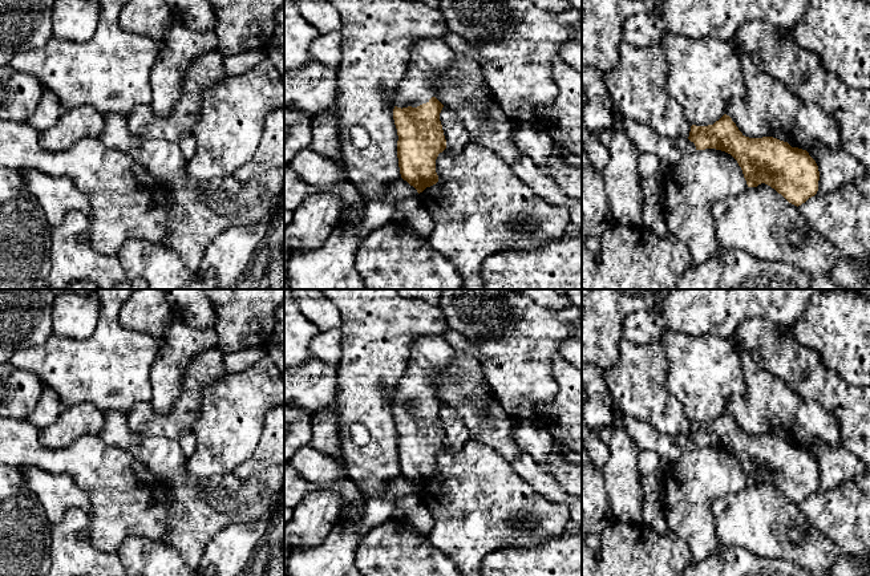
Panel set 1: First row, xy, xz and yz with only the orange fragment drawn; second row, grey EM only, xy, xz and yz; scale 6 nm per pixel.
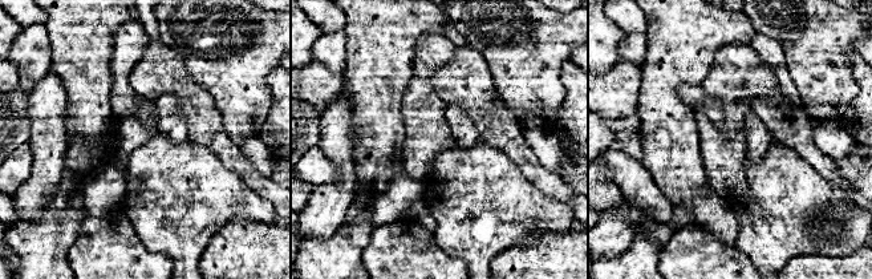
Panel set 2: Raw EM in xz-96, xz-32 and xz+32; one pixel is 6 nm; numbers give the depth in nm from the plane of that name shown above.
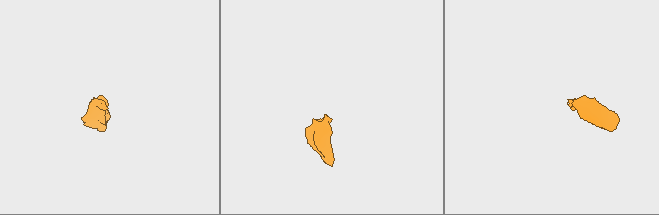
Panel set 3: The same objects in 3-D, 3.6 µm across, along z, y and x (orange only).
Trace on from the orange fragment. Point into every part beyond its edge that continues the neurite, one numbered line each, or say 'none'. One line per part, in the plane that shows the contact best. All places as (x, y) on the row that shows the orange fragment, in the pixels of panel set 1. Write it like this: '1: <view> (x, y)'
1: xz (429, 57)

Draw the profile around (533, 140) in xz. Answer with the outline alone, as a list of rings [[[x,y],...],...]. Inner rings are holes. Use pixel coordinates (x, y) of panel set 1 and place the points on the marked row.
[[[514,125],[515,145],[539,167],[545,166],[554,150],[554,141],[539,125]]]

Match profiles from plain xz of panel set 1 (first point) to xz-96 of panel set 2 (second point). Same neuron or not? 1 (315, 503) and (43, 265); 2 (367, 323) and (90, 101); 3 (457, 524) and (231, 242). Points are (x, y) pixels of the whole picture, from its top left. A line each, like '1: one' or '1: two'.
1: two
2: one
3: two

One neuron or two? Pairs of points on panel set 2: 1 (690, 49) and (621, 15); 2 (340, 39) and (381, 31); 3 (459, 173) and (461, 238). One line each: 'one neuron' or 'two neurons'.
1: two neurons
2: two neurons
3: one neuron

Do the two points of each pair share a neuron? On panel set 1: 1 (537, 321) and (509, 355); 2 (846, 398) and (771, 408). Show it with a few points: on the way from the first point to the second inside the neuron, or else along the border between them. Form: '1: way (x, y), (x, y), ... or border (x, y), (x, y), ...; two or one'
1: way (529, 329), (516, 343), (516, 347); one
2: border (789, 388), (802, 398), (816, 400), (840, 424); two

